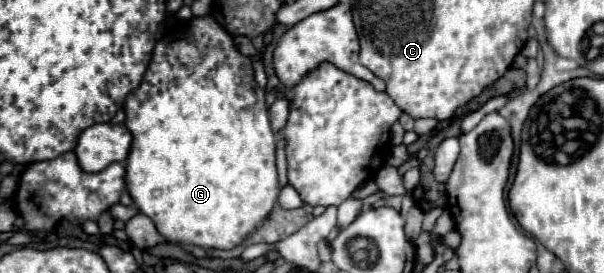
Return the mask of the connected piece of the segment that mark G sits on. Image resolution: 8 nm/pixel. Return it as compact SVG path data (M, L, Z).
M194 17L190 21L190 35L172 43L164 43L158 41L150 59L150 65L142 77L142 83L138 85L138 89L134 89L124 103L124 113L126 113L126 121L124 125L128 127L128 131L132 133L132 147L126 159L126 189L132 197L132 201L136 203L136 207L148 215L158 233L172 241L172 243L190 243L190 245L198 245L198 247L214 247L214 249L232 249L236 245L242 243L242 239L246 235L252 233L252 229L268 217L268 213L272 211L276 199L278 199L278 191L280 191L280 183L278 183L278 173L276 173L276 135L272 133L270 127L270 119L268 119L268 107L264 103L264 93L258 93L258 83L254 79L254 65L252 59L242 55L234 41L232 35L212 19L212 17Z

